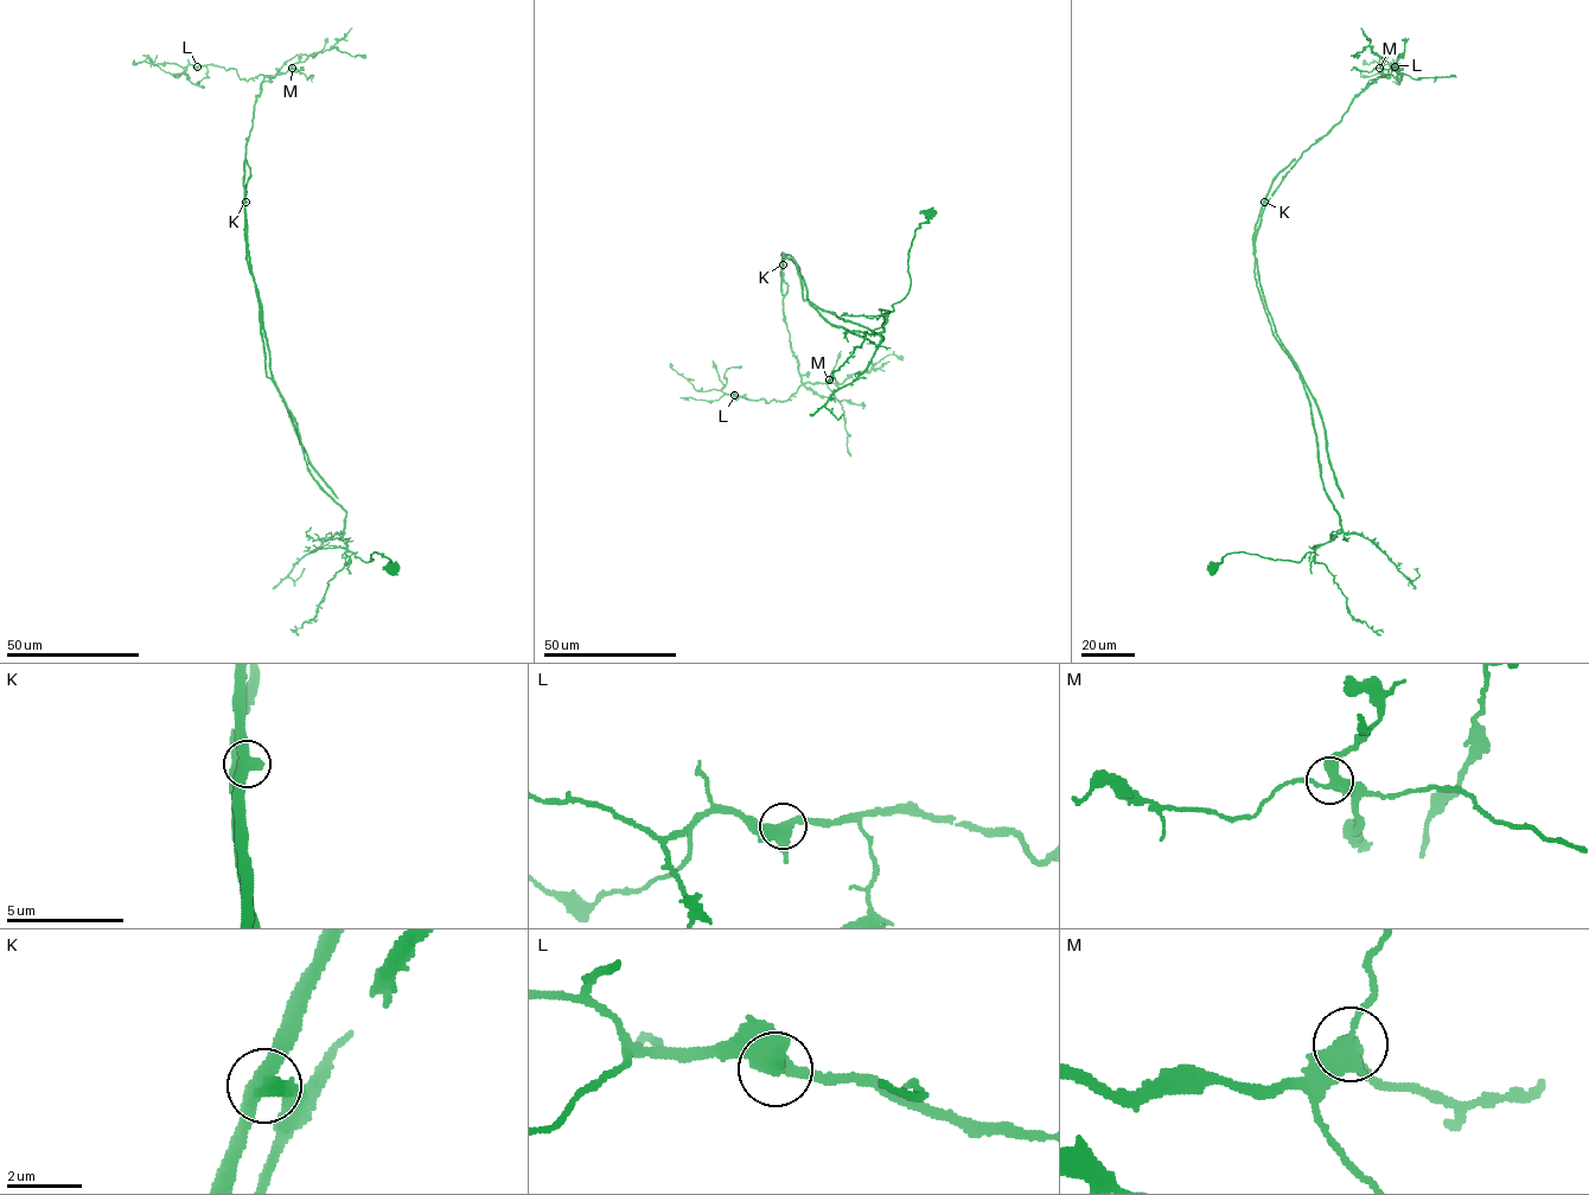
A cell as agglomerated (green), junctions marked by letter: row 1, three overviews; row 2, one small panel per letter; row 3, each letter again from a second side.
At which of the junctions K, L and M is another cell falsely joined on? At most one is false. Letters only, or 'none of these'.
K

